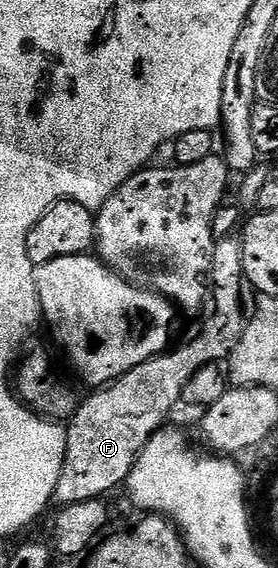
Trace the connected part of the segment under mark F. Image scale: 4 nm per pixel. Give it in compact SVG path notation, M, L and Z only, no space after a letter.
M223 237L215 244L213 261L209 283L213 291L213 303L215 299L215 312L203 323L203 328L196 333L195 339L188 341L184 347L176 346L162 355L153 357L137 369L129 369L120 379L108 383L90 392L91 396L80 402L77 413L71 416L66 424L67 452L65 453L65 465L61 469L61 477L57 477L57 489L54 502L59 507L68 507L74 503L84 503L90 499L103 499L115 486L126 484L129 473L135 468L135 462L139 454L145 449L145 445L156 433L163 430L171 410L180 406L183 398L183 390L192 381L193 375L205 365L210 363L223 363L233 349L245 337L245 329L249 325L251 316L255 314L257 292L252 287L249 277L245 273L245 257L243 256L243 240L239 237Z

